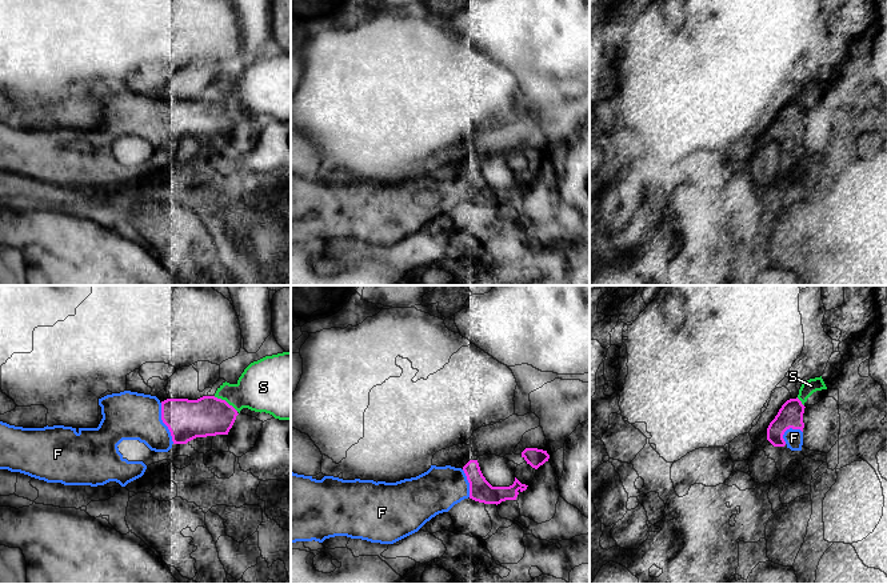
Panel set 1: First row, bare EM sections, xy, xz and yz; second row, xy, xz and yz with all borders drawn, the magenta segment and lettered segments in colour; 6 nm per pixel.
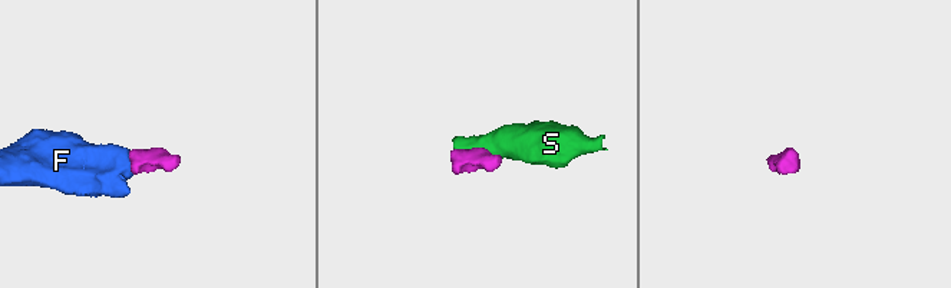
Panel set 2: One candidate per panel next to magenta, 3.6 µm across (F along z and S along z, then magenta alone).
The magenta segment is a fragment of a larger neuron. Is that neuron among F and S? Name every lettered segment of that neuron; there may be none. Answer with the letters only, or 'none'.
F

